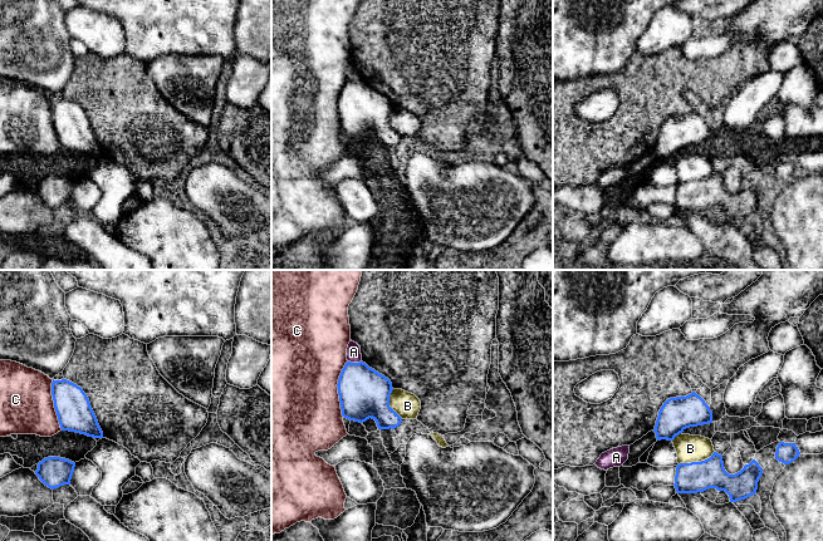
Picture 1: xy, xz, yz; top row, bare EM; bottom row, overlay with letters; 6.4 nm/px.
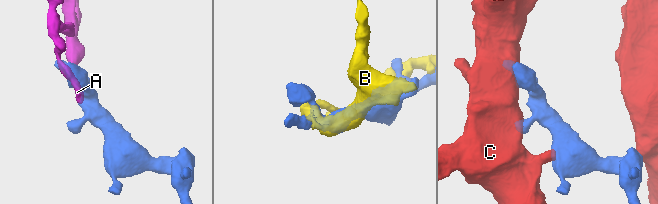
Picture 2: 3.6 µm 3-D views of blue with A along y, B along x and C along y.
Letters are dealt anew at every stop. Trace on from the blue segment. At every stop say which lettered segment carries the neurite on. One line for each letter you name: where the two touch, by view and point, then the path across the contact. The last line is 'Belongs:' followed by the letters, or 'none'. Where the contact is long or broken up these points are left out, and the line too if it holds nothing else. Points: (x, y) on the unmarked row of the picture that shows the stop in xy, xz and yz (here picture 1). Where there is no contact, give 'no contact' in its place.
Belongs: none

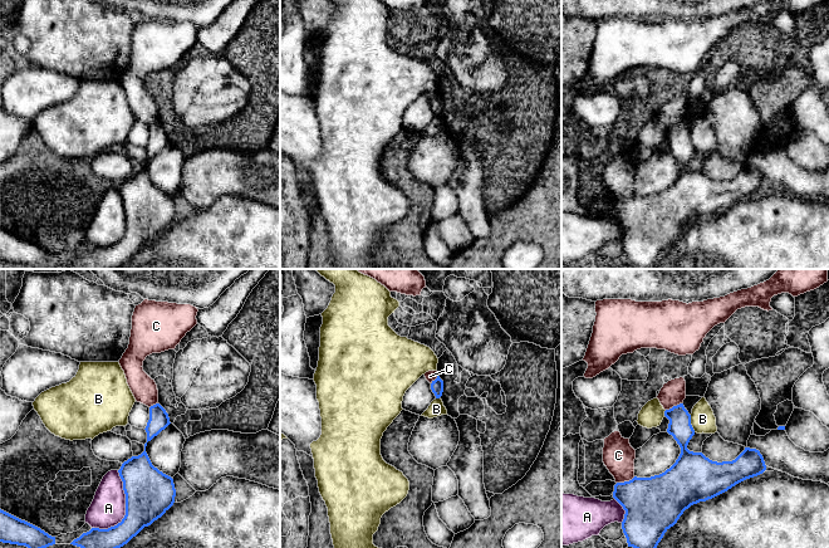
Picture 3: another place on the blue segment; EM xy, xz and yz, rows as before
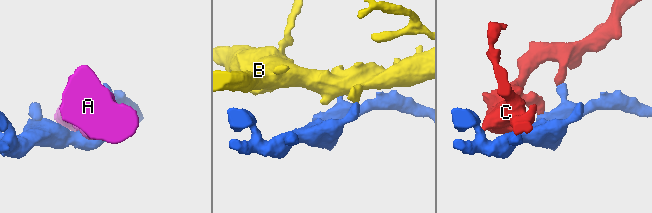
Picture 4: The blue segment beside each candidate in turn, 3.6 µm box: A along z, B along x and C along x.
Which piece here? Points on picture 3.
Belongs: none

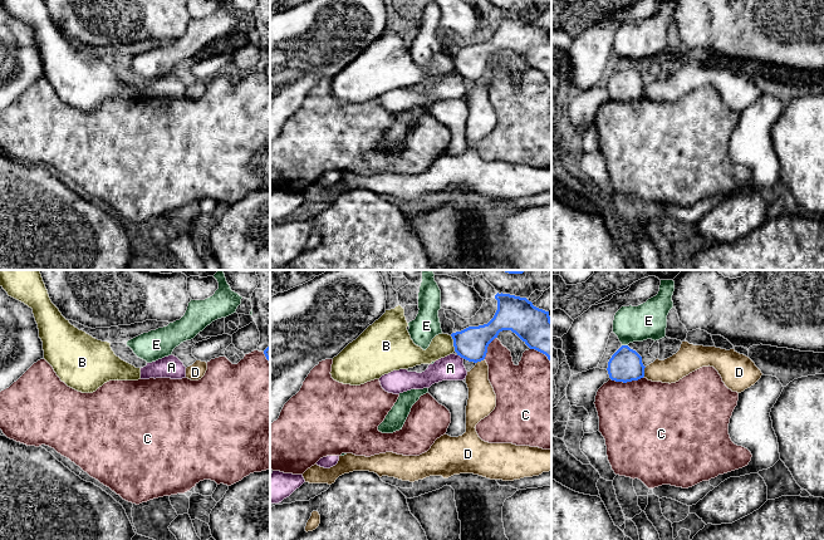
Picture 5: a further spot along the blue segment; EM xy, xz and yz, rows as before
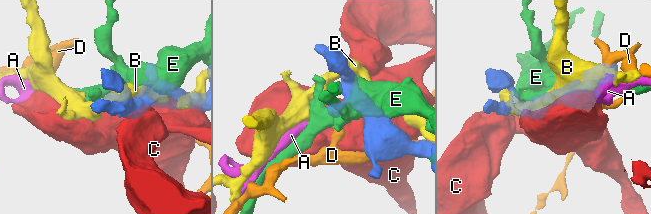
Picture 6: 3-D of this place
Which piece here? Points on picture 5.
Belongs: none

